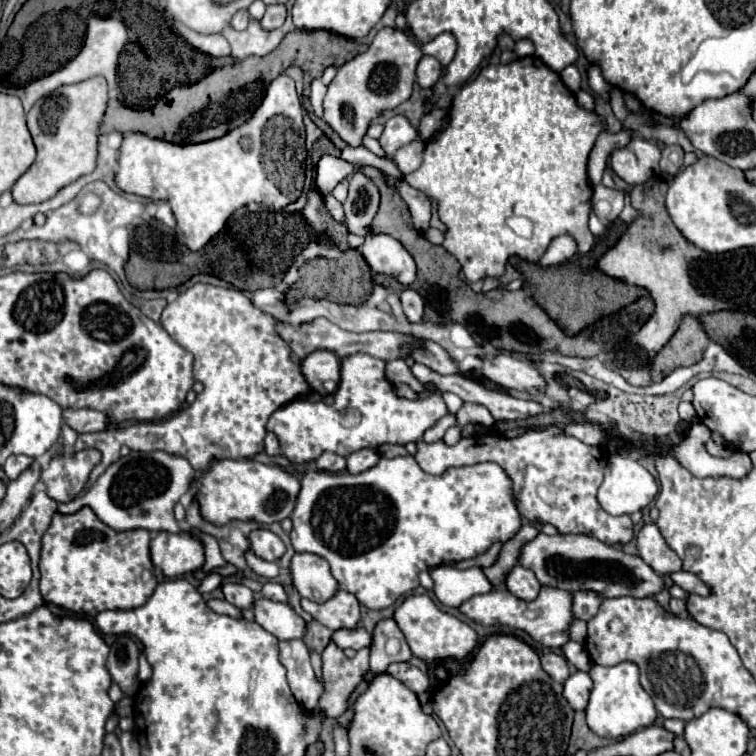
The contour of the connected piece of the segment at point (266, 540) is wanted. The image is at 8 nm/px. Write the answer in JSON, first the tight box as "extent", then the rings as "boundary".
{"extent":[249,528,285,562],"boundary":[[[257,528],[257,530],[253,530],[253,532],[249,534],[249,544],[251,544],[251,550],[253,550],[259,558],[269,560],[269,562],[279,560],[279,558],[285,554],[285,544],[283,544],[283,540],[281,540],[277,534],[273,534],[271,530],[267,530],[267,528]]]}

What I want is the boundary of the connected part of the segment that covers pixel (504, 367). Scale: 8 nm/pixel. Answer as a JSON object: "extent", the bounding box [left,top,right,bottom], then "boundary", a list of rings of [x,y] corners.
{"extent":[483,354,547,392],"boundary":[[[499,354],[493,360],[483,358],[483,376],[503,388],[513,388],[521,392],[541,392],[547,384],[535,366],[511,354]]]}

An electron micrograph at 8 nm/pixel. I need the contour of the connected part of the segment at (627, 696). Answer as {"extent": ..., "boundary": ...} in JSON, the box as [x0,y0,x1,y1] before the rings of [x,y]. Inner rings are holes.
{"extent":[587,662,657,738],"boundary":[[[621,662],[617,666],[591,666],[589,676],[593,690],[587,706],[587,726],[603,738],[623,738],[639,728],[651,726],[657,718],[657,708],[651,696],[639,684],[639,668],[633,662]]]}

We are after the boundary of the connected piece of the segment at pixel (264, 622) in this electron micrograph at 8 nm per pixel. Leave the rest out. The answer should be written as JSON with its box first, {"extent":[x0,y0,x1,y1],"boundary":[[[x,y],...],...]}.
{"extent":[253,598,307,640],"boundary":[[[257,598],[253,612],[255,622],[261,624],[267,632],[271,632],[277,640],[295,640],[307,634],[305,620],[287,602]]]}

